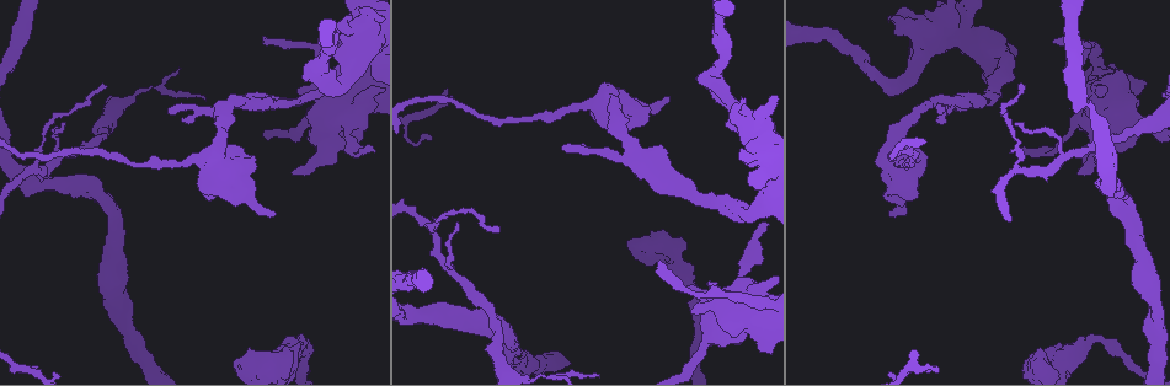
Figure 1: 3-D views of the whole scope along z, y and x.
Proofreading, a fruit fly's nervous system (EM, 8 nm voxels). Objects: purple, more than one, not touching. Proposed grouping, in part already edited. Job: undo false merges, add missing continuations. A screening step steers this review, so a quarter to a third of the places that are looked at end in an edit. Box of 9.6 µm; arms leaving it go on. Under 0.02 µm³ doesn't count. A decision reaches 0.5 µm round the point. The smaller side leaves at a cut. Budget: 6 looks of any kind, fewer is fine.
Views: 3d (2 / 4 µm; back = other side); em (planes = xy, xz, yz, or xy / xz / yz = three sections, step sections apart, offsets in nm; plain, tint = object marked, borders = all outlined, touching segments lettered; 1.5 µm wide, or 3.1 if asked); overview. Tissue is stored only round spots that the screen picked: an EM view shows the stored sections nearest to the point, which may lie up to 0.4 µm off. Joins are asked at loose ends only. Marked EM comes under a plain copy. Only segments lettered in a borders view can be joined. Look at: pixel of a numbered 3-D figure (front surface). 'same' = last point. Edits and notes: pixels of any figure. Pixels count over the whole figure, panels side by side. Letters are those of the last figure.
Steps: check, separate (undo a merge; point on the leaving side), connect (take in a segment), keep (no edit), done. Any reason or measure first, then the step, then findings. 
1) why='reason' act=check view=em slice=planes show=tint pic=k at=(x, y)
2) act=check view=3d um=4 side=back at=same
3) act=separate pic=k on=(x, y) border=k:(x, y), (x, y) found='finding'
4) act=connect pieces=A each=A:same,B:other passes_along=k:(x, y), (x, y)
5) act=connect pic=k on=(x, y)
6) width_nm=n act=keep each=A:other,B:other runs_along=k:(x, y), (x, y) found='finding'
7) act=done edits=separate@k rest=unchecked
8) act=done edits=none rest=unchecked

why='thick end' act=check view=3d um=4 pic=1 at=(892, 19)

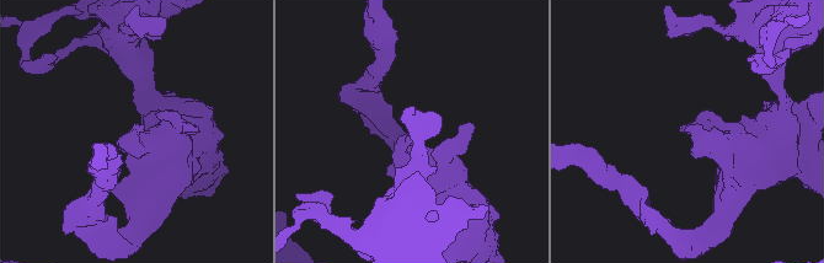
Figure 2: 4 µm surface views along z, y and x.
act=check view=em slice=planes show=borders pic=2 at=(688, 126)

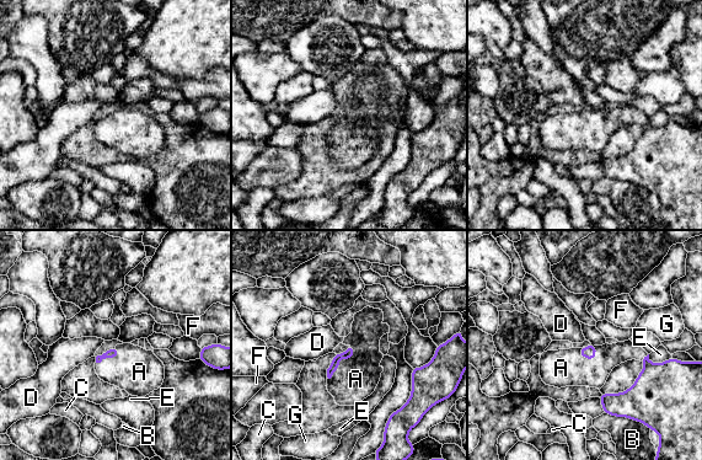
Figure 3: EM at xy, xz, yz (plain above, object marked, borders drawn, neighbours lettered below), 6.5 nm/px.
act=connect pieces=A each=A:same,B:other,C:other,D:other,E:other,F:other,G:other passes_along=3:(349, 353), (343, 358), (355, 379) found='it goes on there'

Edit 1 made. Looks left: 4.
why='branch stops here' act=check view=em slice=xz step=8 show=borders pic=1 at=(297, 92)

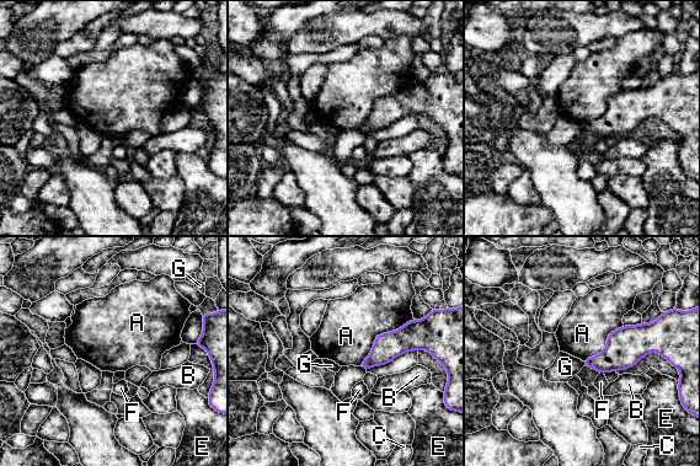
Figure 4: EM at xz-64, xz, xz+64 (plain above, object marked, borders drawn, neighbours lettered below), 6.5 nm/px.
act=check view=em slice=planes show=borders at=same

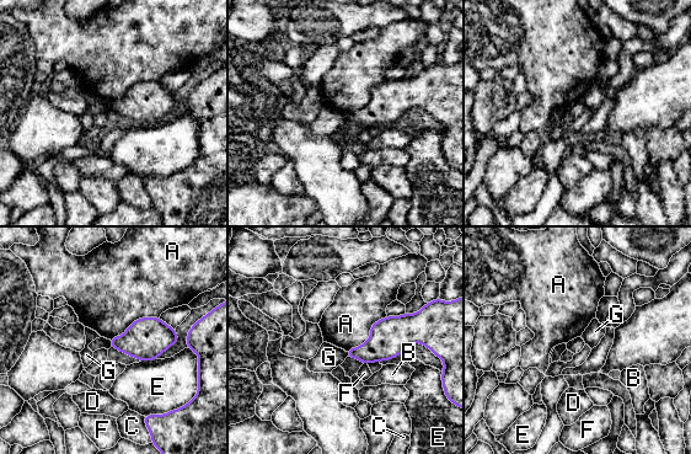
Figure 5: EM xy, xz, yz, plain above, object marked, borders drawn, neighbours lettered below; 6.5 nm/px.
longest_contact=A:360nm act=keep each=A:other,B:other,C:other,D:other,E:other,F:other,G:other border=5:(159, 316), (138, 318), (110, 340) found='none of them fits'

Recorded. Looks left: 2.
why='sharp bend' act=check view=em slice=planes show=tint pic=1 at=(428, 225)

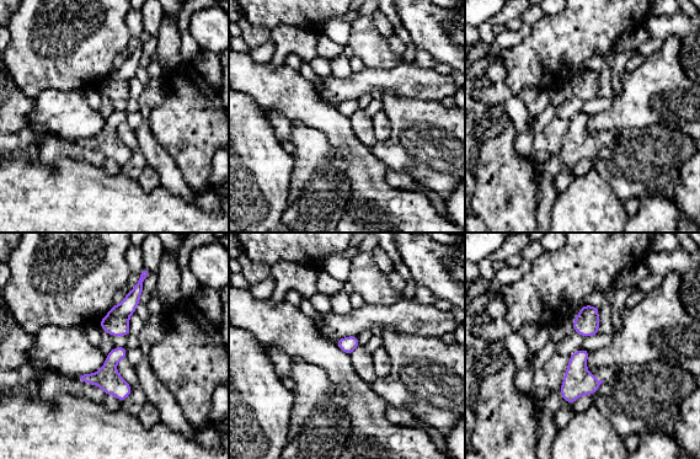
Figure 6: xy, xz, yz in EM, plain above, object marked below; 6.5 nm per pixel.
act=check view=em slice=planes show=borders at=same

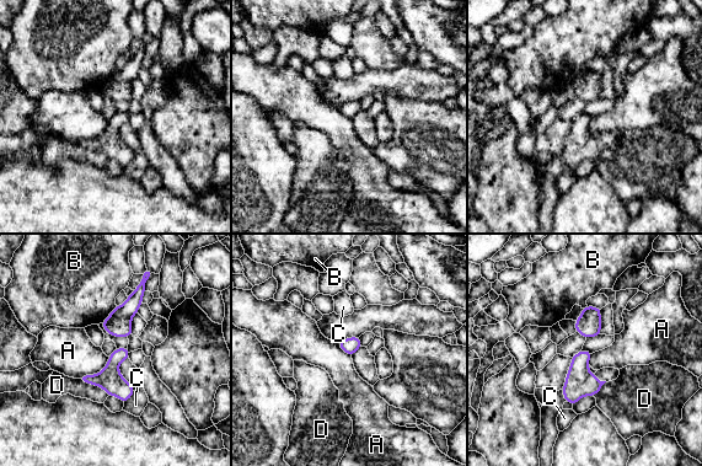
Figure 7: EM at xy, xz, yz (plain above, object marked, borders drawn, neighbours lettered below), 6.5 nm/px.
width_nm=100 act=keep each=A:other,B:other,C:other,D:other border=7:(108, 357), (102, 369), (78, 378) found='all the same cell'

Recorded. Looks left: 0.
act=done edits=connect@3 rest=unchecked

